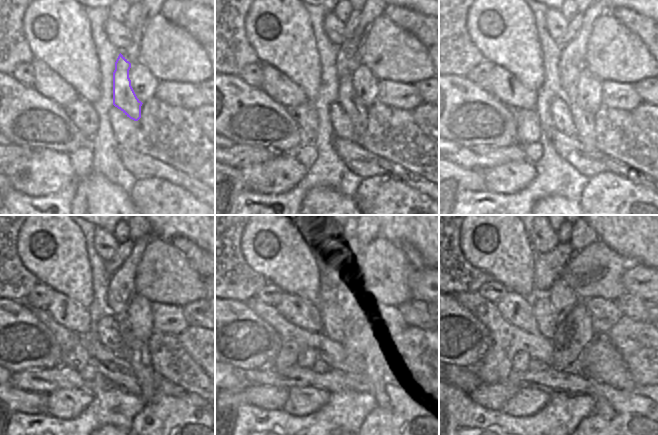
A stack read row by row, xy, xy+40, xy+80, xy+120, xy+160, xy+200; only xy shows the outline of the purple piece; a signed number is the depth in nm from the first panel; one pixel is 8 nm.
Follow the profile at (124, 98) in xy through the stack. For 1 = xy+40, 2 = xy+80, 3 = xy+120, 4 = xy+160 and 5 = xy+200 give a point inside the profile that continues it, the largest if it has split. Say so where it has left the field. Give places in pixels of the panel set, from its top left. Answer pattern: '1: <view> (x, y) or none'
1: xy+40 (346, 96)
2: xy+80 (584, 121)
3: xy+120 (138, 355)
4: xy+160 (365, 365)
5: xy+200 (602, 408)

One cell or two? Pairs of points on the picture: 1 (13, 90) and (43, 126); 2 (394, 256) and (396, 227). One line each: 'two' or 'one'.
1: one
2: two

